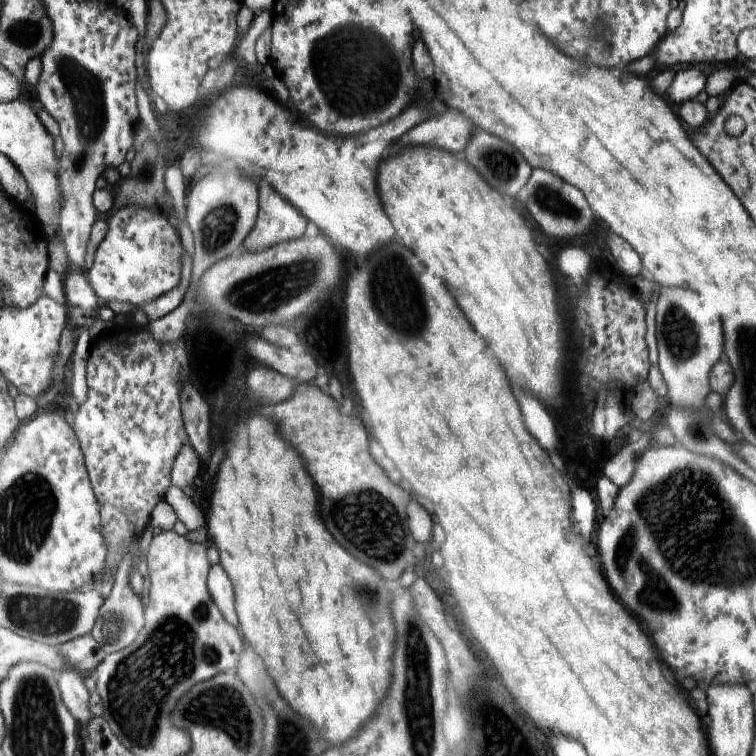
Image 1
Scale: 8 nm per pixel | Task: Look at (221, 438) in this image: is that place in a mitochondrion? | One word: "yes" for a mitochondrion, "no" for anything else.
no

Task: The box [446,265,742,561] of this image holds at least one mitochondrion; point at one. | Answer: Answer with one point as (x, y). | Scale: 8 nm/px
(675, 327)

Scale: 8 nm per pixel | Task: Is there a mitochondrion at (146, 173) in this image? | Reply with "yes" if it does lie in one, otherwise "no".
yes

